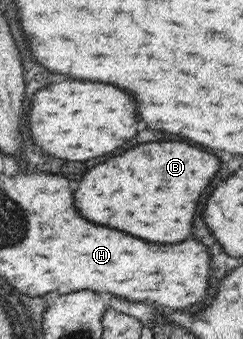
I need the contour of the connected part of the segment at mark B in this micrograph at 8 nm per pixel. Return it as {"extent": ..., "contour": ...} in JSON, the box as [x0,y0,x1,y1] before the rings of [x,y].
{"extent":[75,143,219,243],"contour":[[[141,143],[125,151],[125,157],[119,155],[89,169],[79,189],[75,189],[75,201],[99,225],[109,223],[113,229],[135,233],[135,237],[143,237],[145,241],[177,243],[191,235],[199,199],[219,173],[219,165],[215,155],[187,143]]]}

